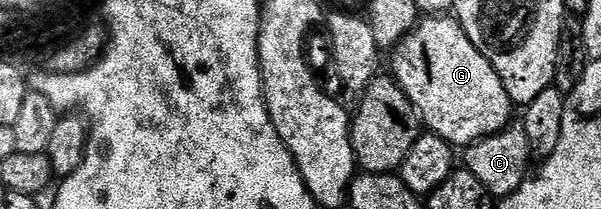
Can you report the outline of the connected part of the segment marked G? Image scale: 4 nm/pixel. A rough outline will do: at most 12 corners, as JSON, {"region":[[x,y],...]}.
{"region":[[452,16],[391,51],[431,133],[467,148],[514,103]]}

